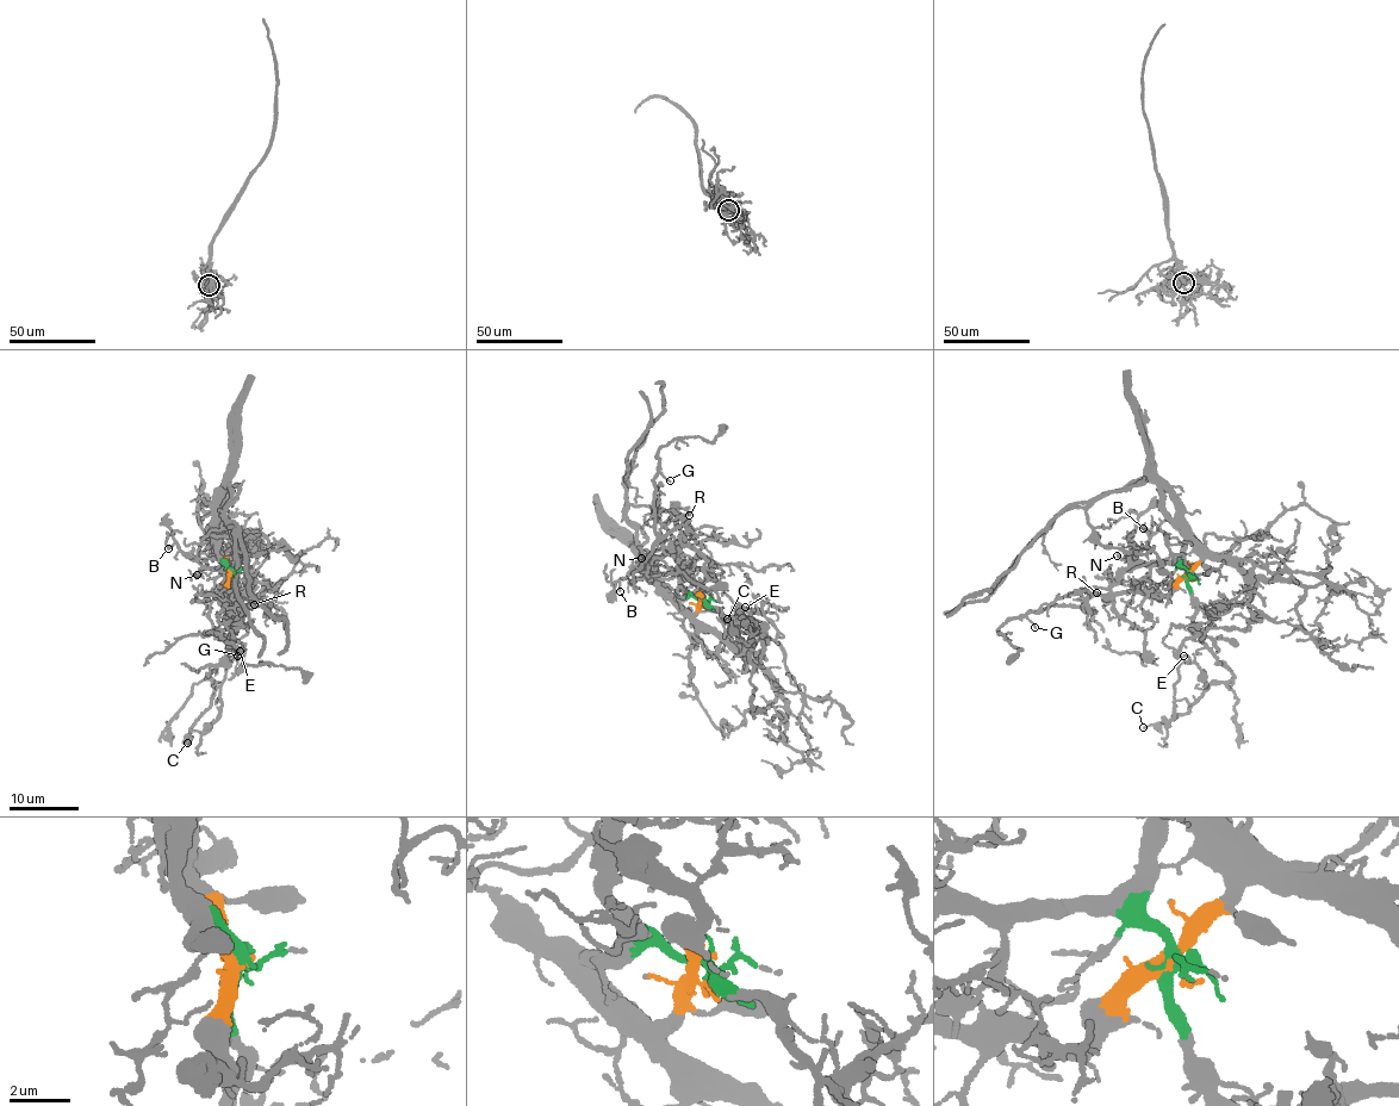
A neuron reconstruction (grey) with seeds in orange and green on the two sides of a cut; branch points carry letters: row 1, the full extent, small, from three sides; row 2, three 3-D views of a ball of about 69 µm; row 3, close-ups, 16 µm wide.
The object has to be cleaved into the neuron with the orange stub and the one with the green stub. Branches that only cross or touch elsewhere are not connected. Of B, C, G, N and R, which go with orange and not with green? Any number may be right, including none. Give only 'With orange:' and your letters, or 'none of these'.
With orange: G, R

